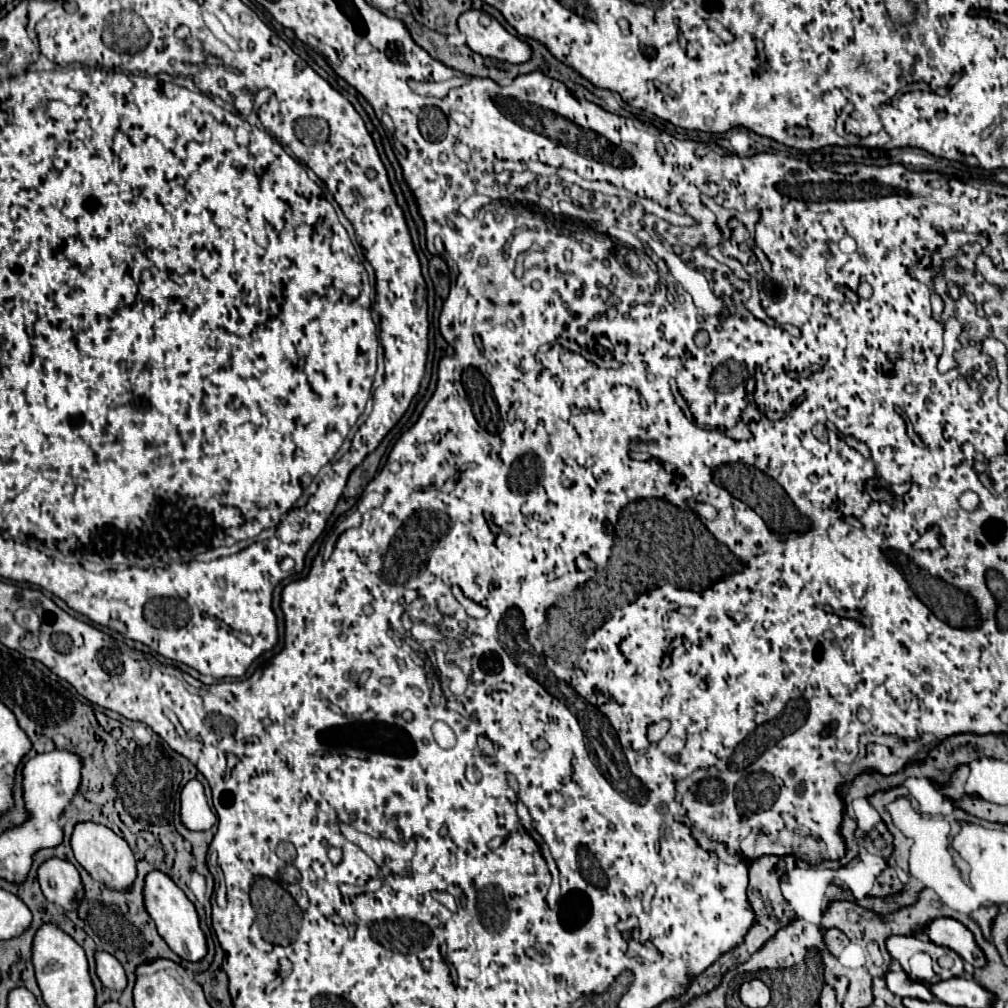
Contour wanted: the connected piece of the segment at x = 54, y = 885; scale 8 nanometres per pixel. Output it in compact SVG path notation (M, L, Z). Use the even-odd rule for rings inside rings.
M57 857L41 865L39 883L45 897L65 911L77 909L77 901L85 893L77 867Z

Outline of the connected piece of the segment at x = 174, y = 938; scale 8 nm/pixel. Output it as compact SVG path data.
M153 871L145 877L145 907L151 919L157 925L159 935L165 943L185 961L201 961L207 955L207 939L199 925L199 915L195 905L187 899L187 895L161 871Z

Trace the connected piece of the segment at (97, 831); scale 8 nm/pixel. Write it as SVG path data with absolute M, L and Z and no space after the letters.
M79 823L73 831L71 847L75 853L75 859L79 865L95 879L101 881L109 889L125 891L133 887L133 881L137 877L137 867L135 867L135 857L127 845L125 839L115 835L111 829L97 825L97 823Z

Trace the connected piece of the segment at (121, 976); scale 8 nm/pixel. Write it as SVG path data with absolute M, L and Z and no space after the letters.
M97 951L95 959L97 959L97 975L103 981L103 985L121 993L127 985L127 977L121 963L115 957L109 957L109 953L105 951Z

